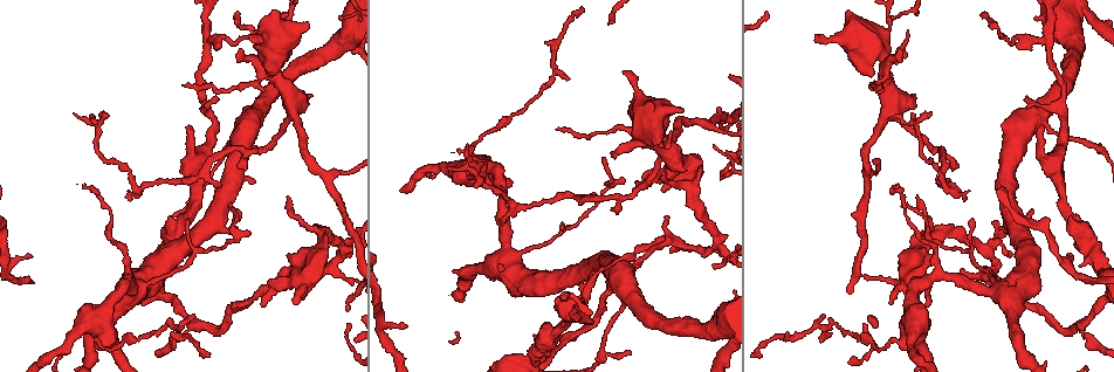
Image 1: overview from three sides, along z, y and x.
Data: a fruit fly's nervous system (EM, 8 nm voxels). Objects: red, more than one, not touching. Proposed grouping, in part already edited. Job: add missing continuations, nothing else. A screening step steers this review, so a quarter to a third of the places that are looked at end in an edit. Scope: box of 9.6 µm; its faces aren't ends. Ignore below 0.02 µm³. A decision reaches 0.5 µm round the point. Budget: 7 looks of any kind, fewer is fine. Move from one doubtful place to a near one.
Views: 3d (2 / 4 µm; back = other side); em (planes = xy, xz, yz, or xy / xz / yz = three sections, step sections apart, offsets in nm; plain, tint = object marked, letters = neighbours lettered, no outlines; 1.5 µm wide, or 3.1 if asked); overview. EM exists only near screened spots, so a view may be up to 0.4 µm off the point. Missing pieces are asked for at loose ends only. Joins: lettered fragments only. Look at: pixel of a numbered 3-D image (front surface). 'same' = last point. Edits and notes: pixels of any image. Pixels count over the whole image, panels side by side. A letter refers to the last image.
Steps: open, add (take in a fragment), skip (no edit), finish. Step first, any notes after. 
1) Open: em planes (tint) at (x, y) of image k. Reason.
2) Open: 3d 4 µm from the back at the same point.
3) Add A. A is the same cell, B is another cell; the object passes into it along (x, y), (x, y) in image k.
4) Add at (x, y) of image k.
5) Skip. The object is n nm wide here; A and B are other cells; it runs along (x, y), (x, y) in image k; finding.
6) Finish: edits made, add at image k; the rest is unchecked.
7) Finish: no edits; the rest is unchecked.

Open: 3d 4 µm at (638, 181) of image 1.

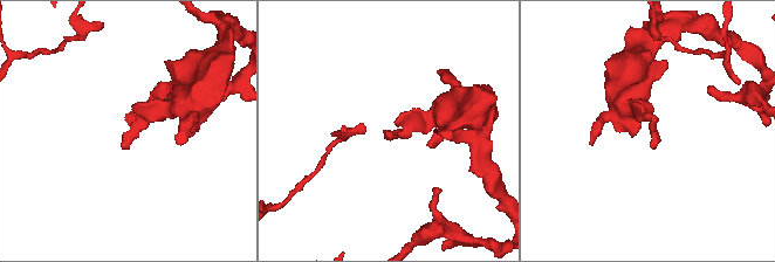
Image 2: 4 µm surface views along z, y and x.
Open: em xy step 8 (letters) at (653, 147) of image 2. Now the EM.

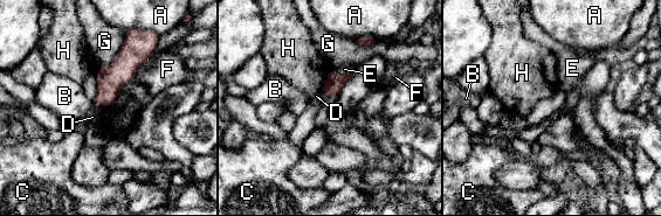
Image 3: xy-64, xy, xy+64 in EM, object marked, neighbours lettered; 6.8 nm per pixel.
Open: em planes (letters) at the same point. Another direction.

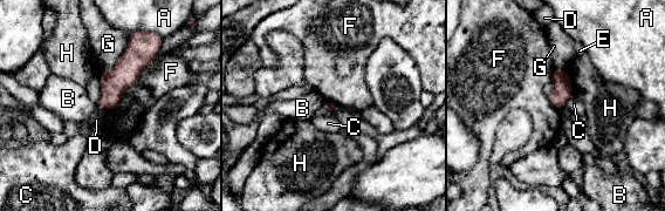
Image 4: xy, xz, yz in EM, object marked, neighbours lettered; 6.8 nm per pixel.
Skip. The longest contact is with G, 320 nm; A, B, C, D, E, F, G and H are other cells; no lettered fragment goes on from it.

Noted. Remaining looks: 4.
Open: 3d 2 µm at (309, 24) of image 1.

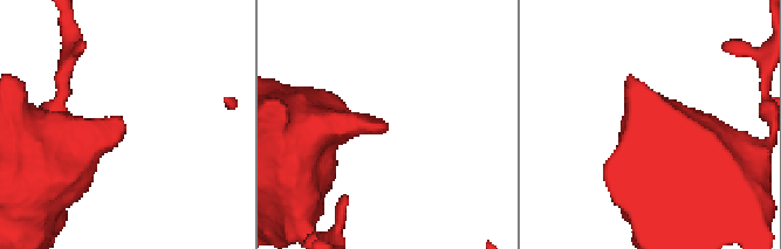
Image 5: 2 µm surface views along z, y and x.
Open: em xz step 4 (tint) at (385, 127) of image 5. Need the tissue.

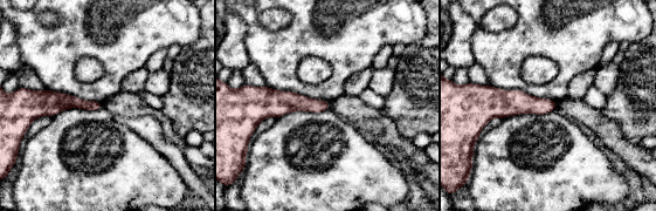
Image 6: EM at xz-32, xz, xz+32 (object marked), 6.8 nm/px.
Open: em planes (letters) at the same point.

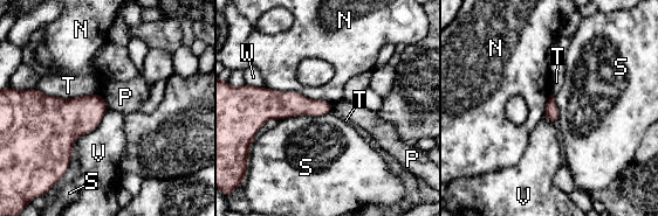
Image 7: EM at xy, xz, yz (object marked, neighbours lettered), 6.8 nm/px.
Skip. N, P, S, T, V and W are other cells; a border runs along (331, 110), (279, 120) in image 7; no lettered fragment goes on from it.

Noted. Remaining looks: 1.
Finish: no edits; the rest is unchecked.

